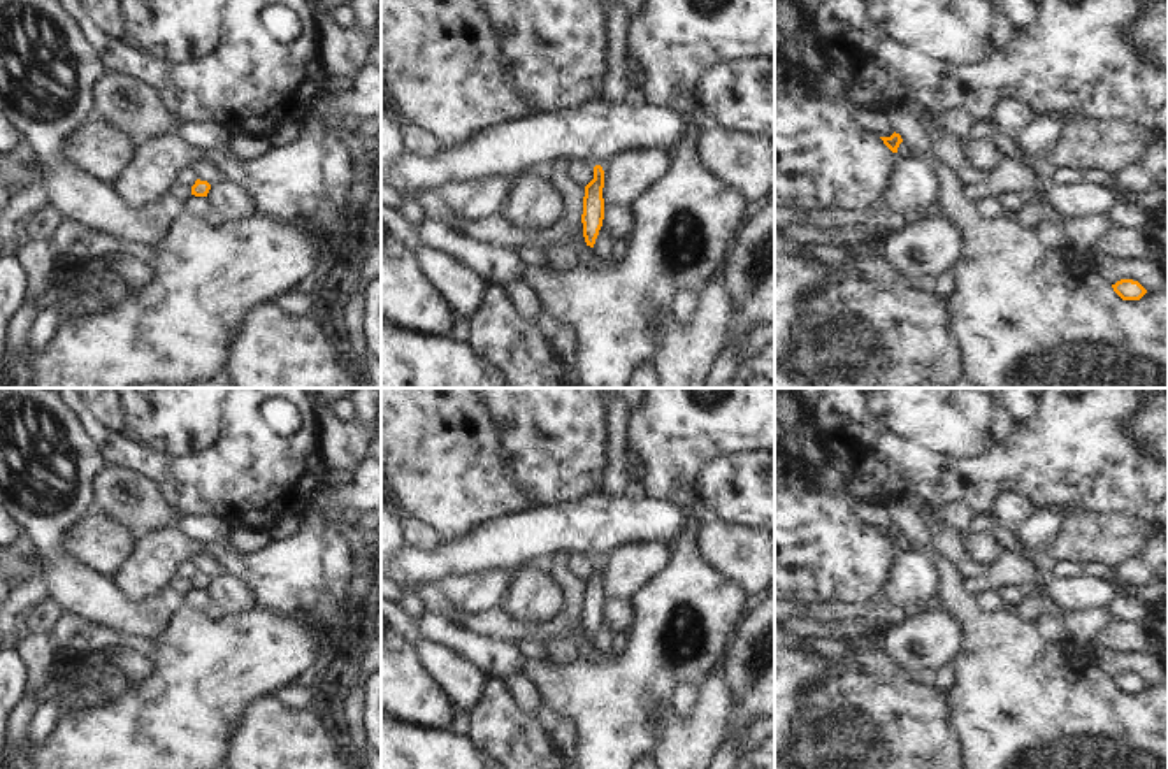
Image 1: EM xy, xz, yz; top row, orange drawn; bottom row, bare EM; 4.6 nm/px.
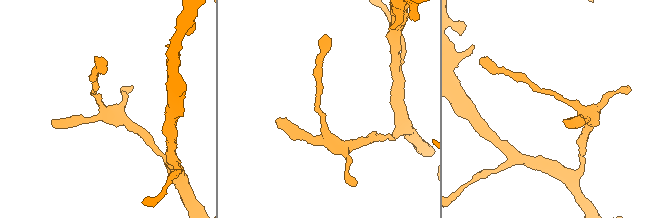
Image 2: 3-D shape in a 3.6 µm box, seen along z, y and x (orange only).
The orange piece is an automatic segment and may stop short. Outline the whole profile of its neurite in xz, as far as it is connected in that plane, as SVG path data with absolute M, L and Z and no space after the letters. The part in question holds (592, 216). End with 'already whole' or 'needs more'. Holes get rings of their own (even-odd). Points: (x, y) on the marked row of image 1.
M601 165L594 167L594 179L585 186L583 197L583 237L587 246L594 248L604 219L604 170Z | already whole

